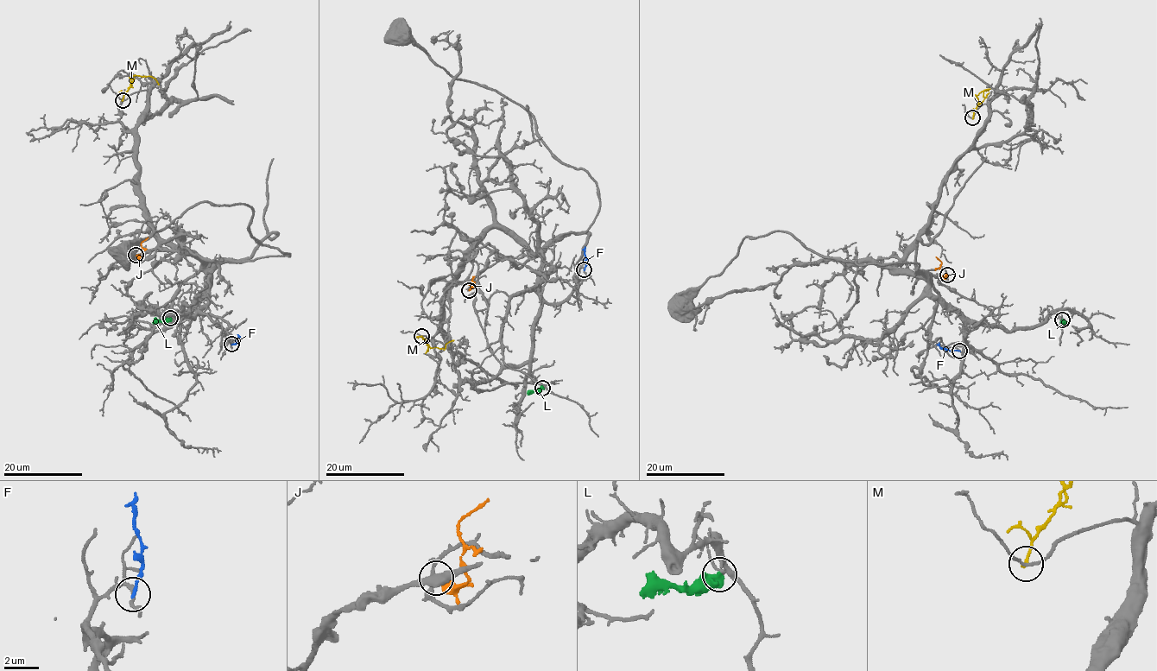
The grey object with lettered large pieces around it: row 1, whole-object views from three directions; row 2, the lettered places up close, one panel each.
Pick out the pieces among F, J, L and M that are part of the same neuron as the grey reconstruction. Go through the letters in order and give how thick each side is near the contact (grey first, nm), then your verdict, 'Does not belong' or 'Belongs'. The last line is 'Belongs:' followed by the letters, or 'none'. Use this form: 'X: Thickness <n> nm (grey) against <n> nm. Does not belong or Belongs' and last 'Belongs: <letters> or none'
F: Thickness 180 nm (grey) against 170 nm. Does not belong
J: Thickness 200 nm (grey) against 440 nm. Does not belong
L: Thickness 240 nm (grey) against 500 nm. Does not belong
M: Thickness 130 nm (grey) against 170 nm. Does not belong
Belongs: none

